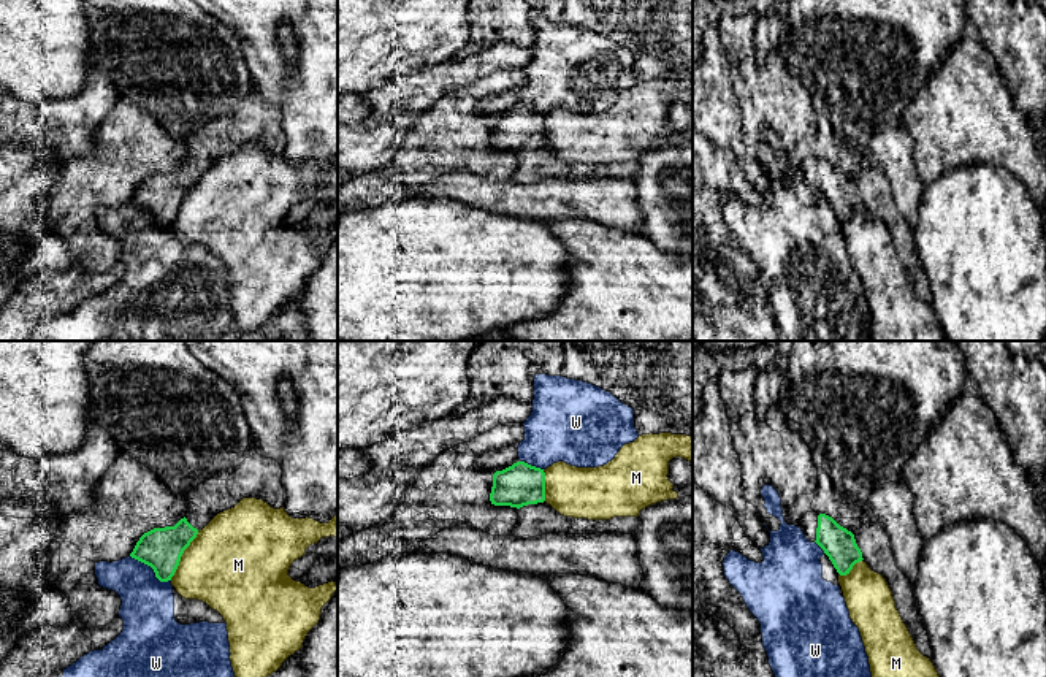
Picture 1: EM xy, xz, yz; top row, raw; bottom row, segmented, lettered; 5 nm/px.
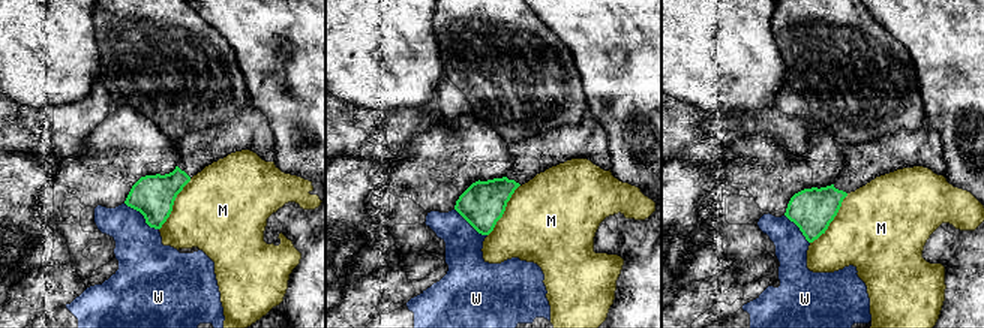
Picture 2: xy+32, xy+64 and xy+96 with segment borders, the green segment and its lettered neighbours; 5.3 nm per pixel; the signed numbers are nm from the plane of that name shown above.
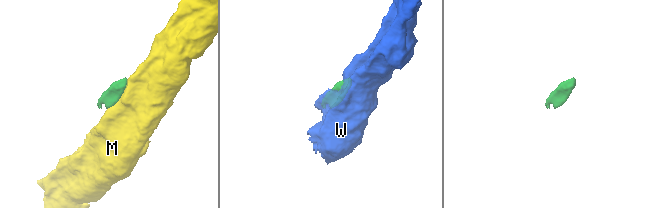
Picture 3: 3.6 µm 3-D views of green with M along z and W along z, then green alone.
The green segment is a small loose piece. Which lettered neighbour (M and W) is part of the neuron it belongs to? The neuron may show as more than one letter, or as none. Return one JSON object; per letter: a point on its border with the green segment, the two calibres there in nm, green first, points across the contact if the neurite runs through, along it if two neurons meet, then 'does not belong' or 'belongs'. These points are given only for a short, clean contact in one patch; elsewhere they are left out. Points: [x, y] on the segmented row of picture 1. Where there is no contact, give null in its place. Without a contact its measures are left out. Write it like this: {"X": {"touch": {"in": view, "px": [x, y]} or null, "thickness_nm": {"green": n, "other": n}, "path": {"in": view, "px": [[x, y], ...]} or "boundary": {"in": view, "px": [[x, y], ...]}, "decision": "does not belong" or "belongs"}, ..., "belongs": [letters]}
{"M": {"touch": {"in": "xy", "px": [181, 555]}, "thickness_nm": {"green": 200, "other": 440}, "decision": "does not belong"}, "W": {"touch": {"in": "xy", "px": [152, 568]}, "thickness_nm": {"green": 200, "other": 280}, "decision": "does not belong"}, "belongs": []}

